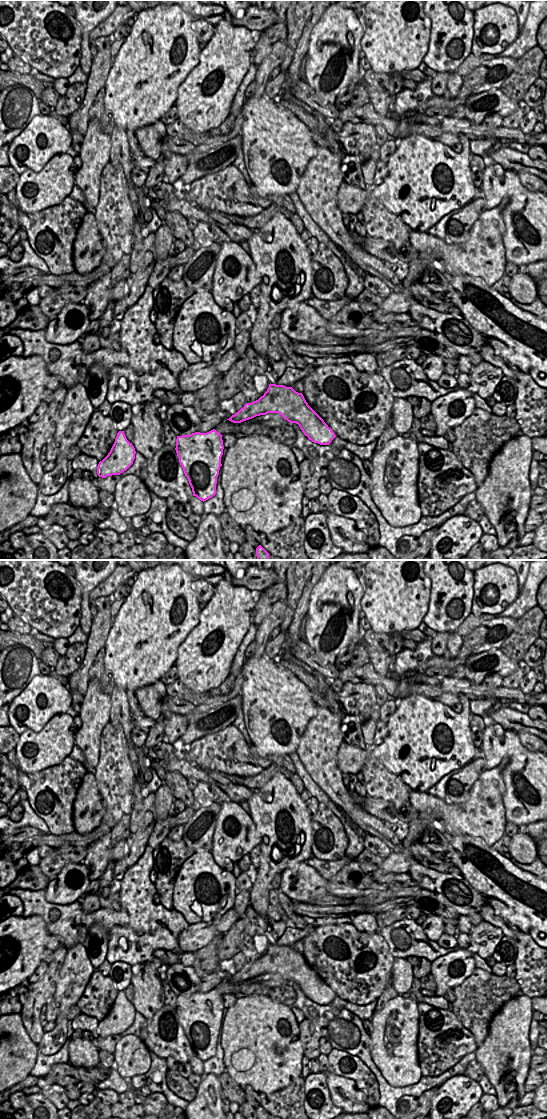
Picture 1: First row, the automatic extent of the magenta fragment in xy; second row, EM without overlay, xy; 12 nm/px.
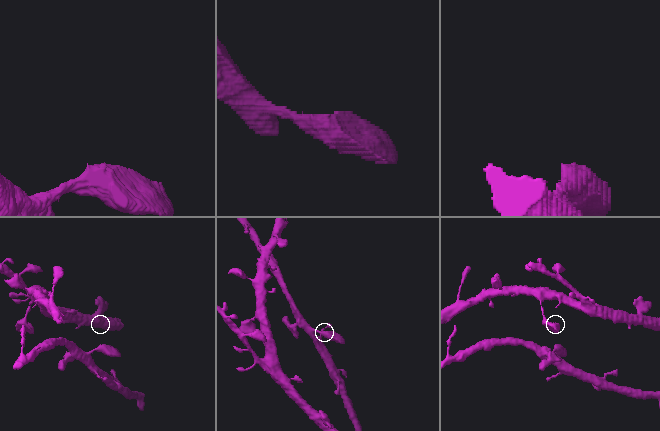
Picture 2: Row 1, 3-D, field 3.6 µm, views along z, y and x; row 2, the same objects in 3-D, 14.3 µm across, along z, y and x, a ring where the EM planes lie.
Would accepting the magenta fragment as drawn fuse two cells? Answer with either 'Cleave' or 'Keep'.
Keep

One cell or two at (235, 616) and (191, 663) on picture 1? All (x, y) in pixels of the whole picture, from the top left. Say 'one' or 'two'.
one

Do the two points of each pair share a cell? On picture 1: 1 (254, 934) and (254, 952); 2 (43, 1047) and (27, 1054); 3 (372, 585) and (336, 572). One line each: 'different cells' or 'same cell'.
1: same cell
2: different cells
3: different cells

